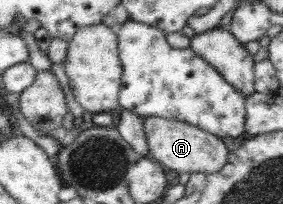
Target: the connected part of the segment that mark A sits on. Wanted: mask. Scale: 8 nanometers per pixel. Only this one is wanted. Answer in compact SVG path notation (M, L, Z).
M150 116L143 122L150 158L164 168L174 170L179 174L216 174L224 168L228 160L229 149L219 136L210 134L200 127L178 122L178 120L170 120L170 118Z

